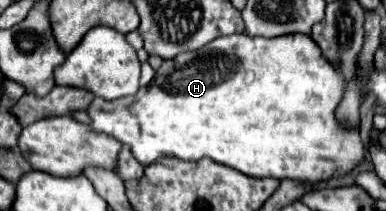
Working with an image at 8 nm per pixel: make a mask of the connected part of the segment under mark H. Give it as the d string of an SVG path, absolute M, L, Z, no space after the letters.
M240 33L214 39L204 49L188 51L184 57L166 59L152 83L142 87L134 97L116 101L94 97L86 111L92 131L106 133L122 145L128 145L144 167L160 157L178 157L182 161L200 161L208 157L250 177L320 183L352 171L364 157L358 131L340 131L340 127L336 127L334 109L342 95L344 79L328 67L328 61L320 55L320 47L316 47L308 35L248 39L248 35Z

